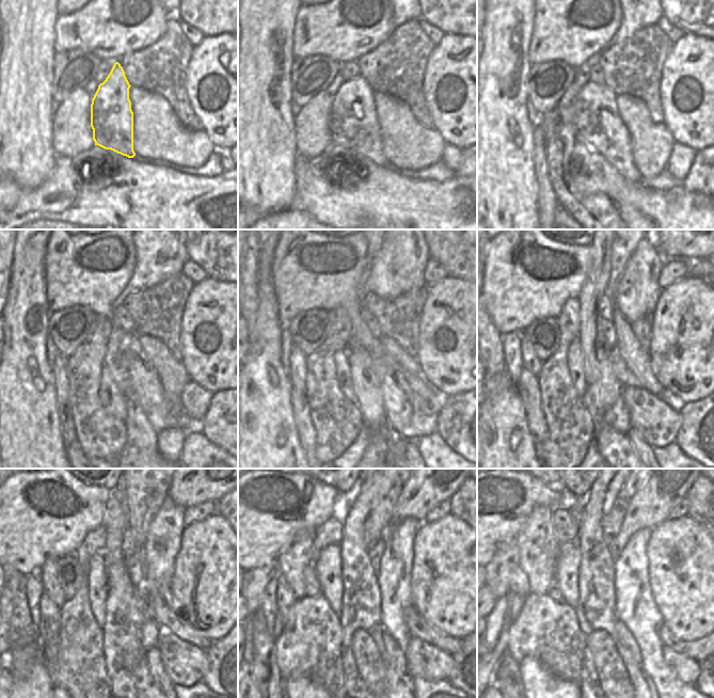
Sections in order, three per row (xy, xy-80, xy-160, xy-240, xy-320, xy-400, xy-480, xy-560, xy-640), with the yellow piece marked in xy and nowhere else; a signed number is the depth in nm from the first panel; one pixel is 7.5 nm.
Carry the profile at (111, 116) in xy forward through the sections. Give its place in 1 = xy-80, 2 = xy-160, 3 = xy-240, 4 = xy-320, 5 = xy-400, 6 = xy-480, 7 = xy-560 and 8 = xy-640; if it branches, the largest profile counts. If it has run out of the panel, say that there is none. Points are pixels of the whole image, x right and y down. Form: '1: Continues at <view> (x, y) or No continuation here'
1: Continues at xy-80 (353, 125)
2: Continues at xy-160 (598, 124)
3: Continues at xy-240 (131, 370)
4: Continues at xy-320 (409, 418)
5: Continues at xy-400 (657, 423)
6: Continues at xy-480 (186, 664)
7: Continues at xy-560 (425, 661)
8: Continues at xy-640 (687, 669).

